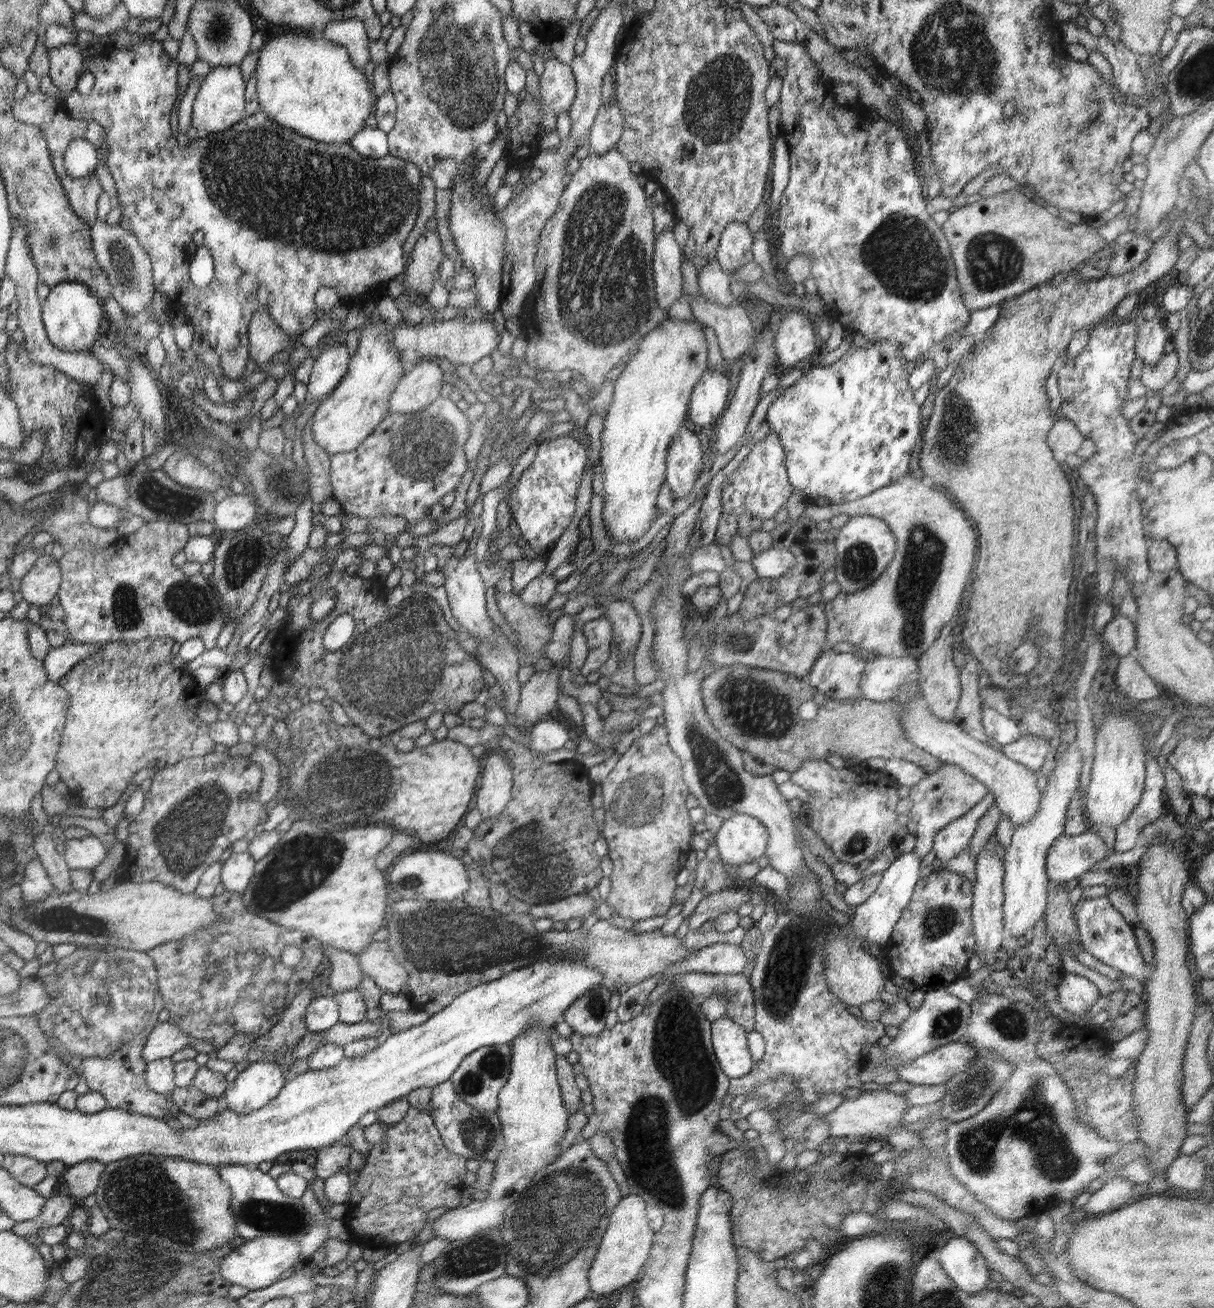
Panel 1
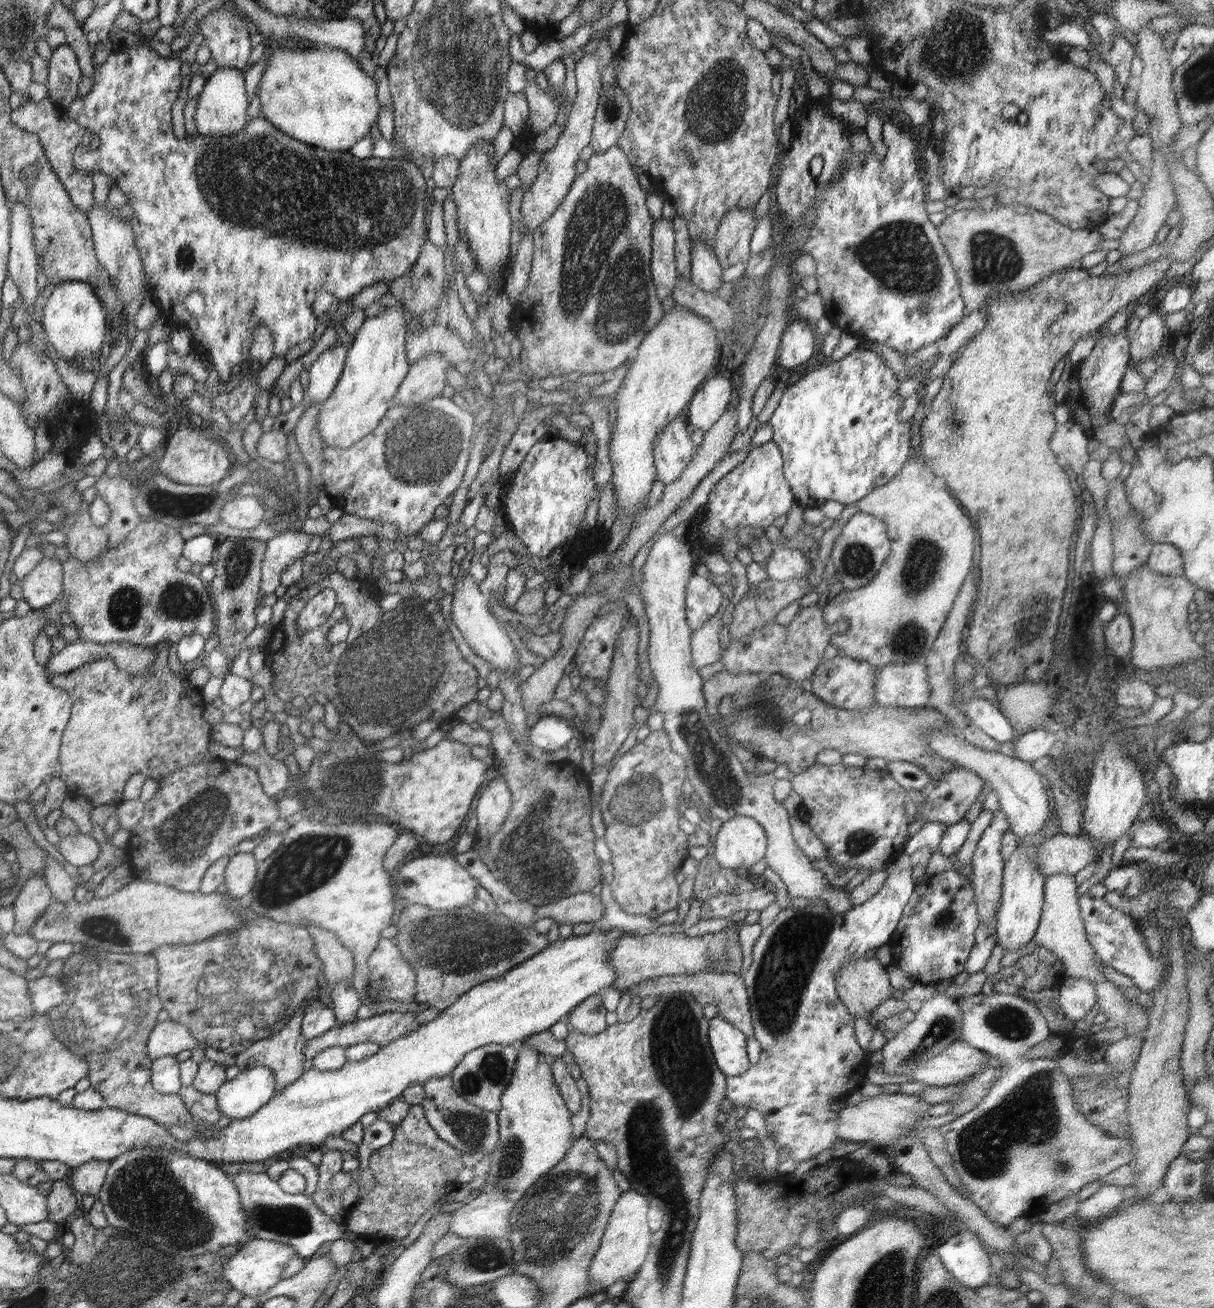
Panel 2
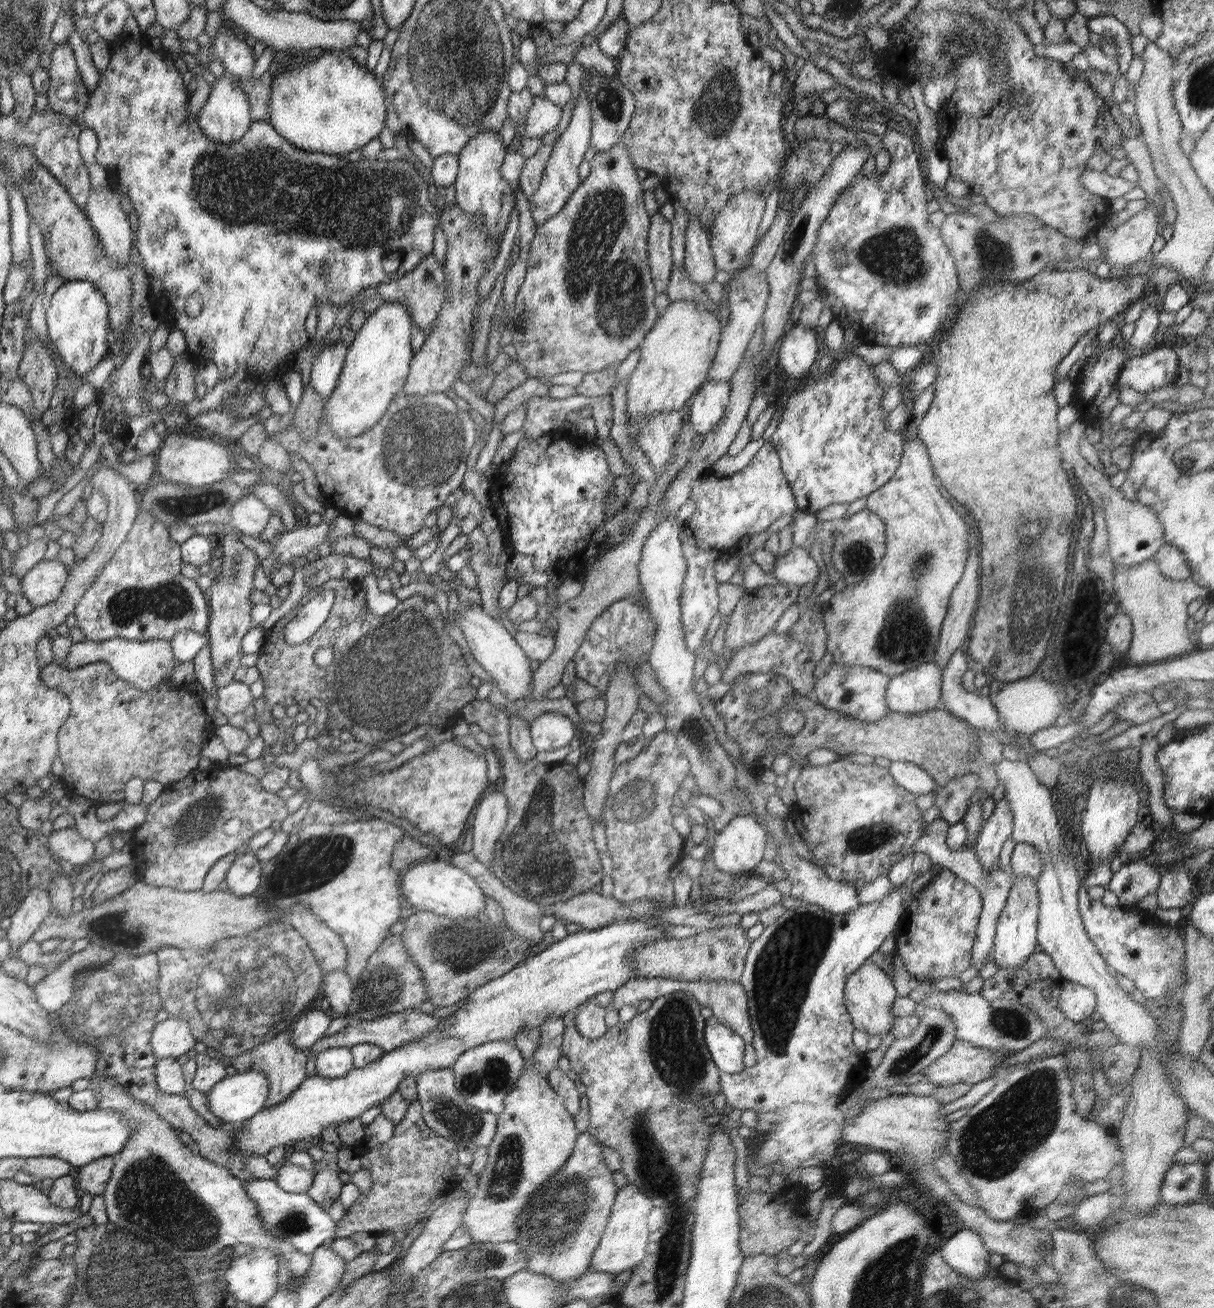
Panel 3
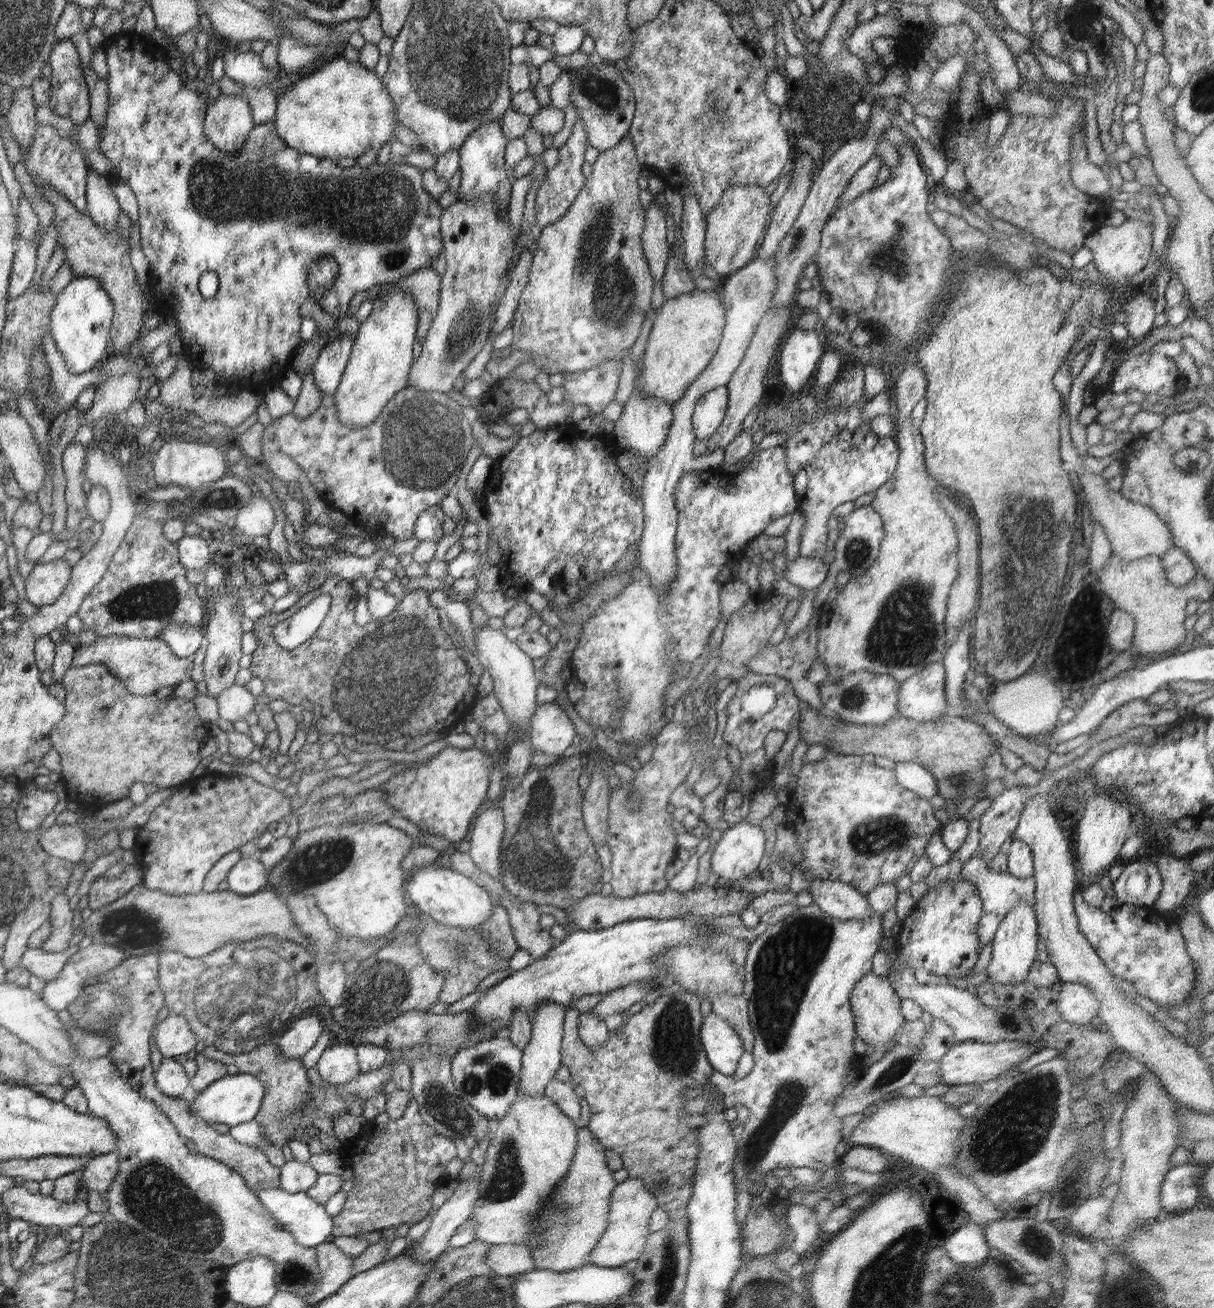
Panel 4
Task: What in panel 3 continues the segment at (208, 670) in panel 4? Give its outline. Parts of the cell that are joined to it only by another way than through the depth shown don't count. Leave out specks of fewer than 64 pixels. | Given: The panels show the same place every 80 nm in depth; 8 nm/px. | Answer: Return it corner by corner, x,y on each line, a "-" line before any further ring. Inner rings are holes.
225,534
219,538
218,543
223,548
224,558
215,563
215,579
206,594
211,602
210,624
206,631
206,637
210,641
210,658
214,668
214,684
216,688
223,688
231,684
234,678
234,670
240,666
242,654
241,640
253,627
250,610
254,606
251,594
255,590
254,569
260,560
251,549
248,549
242,541
231,534

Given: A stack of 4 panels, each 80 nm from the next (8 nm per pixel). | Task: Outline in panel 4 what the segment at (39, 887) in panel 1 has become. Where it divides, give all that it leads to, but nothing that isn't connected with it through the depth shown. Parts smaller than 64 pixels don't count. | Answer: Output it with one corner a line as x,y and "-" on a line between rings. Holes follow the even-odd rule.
35,897
22,912
15,915
9,926
8,939
3,946
2,964
7,971
21,966
21,958
28,949
28,940
36,931
42,929
49,920
50,913
51,903

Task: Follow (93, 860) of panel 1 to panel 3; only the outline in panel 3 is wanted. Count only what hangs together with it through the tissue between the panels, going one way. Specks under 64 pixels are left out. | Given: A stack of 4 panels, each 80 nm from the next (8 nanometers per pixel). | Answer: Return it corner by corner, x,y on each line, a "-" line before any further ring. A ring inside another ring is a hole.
75,828
53,830
48,849
71,865
86,865
94,857
95,843
84,839

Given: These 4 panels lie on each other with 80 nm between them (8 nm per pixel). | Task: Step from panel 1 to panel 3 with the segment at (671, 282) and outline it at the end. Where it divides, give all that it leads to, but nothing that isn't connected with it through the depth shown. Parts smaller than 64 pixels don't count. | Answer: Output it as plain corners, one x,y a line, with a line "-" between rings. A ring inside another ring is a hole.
659,210
650,215
647,259
656,292
665,293
674,266
671,255
671,222

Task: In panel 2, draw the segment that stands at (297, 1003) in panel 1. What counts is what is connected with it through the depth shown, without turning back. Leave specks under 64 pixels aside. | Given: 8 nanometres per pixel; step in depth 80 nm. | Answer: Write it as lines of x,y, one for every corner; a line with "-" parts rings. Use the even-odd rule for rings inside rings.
306,1003
305,1006
299,1006
291,1020
288,1021
288,1024
278,1034
274,1034
270,1038
264,1038
260,1042
255,1042
248,1047
248,1050
243,1050
234,1056
238,1069
246,1071
256,1066
271,1068
272,1072
275,1072
277,1080
276,1093
296,1082
305,1072
304,1061
307,1059
304,1056
304,1047
307,1040
301,1033
301,1022
305,1008

